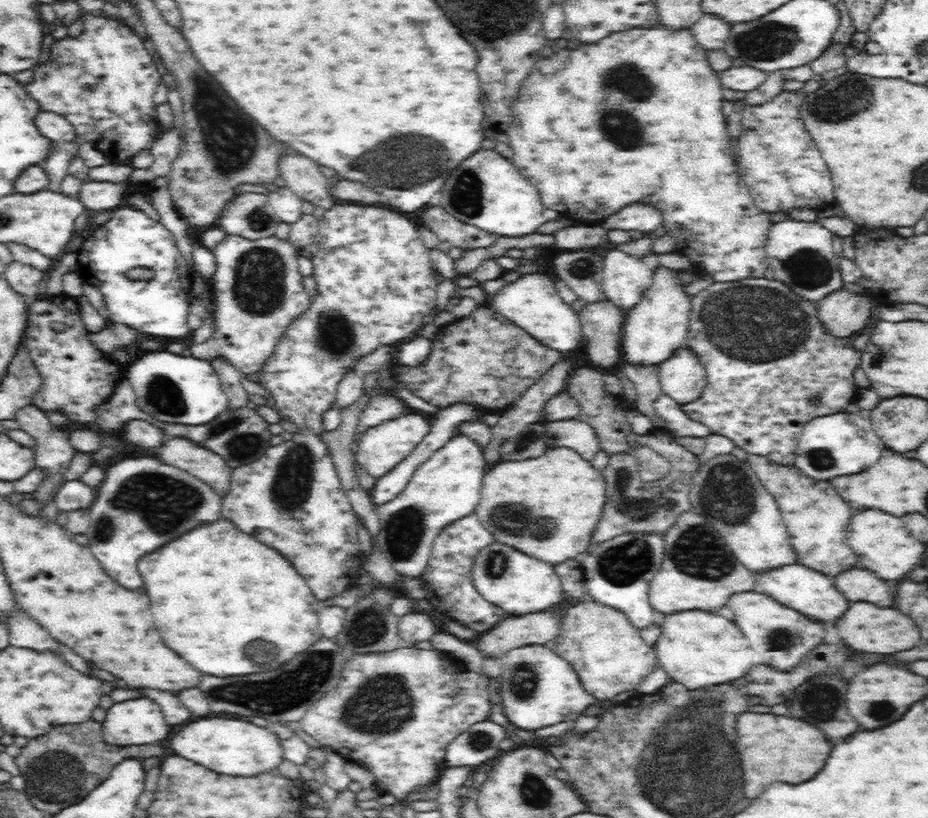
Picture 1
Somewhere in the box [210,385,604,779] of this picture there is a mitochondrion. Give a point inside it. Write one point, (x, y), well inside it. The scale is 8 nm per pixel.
(381, 705)

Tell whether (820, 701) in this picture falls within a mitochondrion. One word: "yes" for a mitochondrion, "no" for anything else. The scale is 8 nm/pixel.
yes

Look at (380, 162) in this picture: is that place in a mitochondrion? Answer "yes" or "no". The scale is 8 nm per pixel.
yes

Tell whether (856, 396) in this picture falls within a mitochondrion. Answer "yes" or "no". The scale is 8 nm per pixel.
no

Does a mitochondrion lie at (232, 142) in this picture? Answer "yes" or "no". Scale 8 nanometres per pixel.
yes

